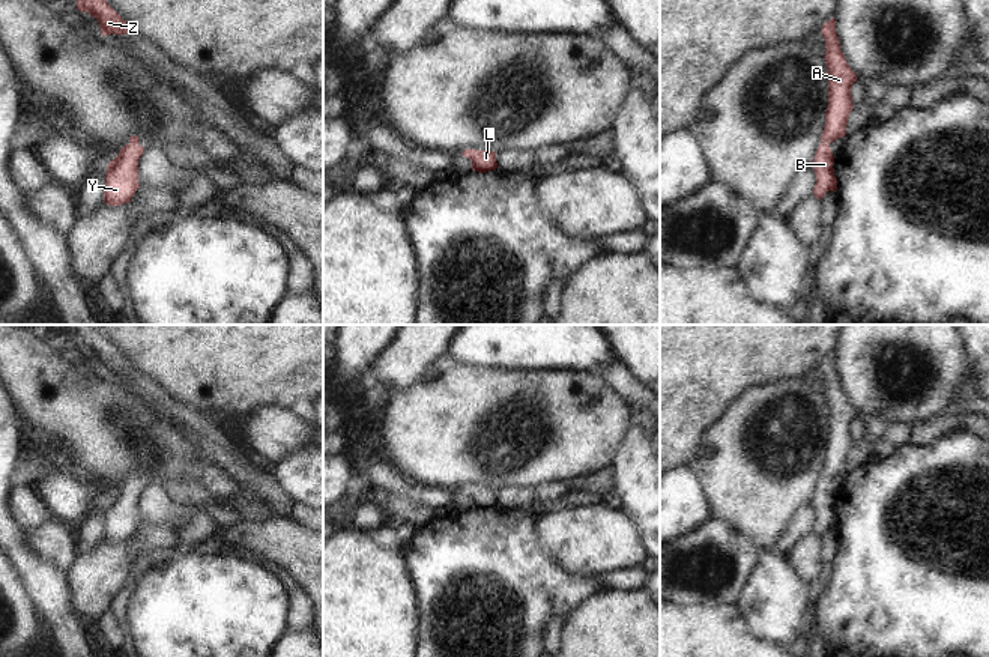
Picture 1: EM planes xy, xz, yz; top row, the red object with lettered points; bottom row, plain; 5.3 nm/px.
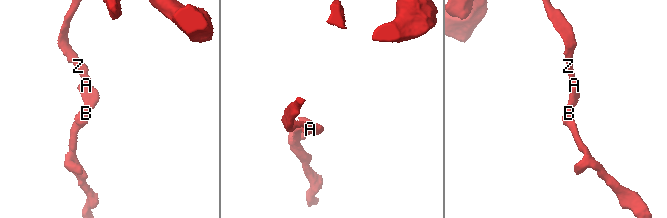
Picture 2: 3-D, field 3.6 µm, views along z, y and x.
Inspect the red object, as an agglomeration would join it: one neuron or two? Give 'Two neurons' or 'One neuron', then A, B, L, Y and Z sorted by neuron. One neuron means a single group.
One neuron. Groups: A B L Y Z

